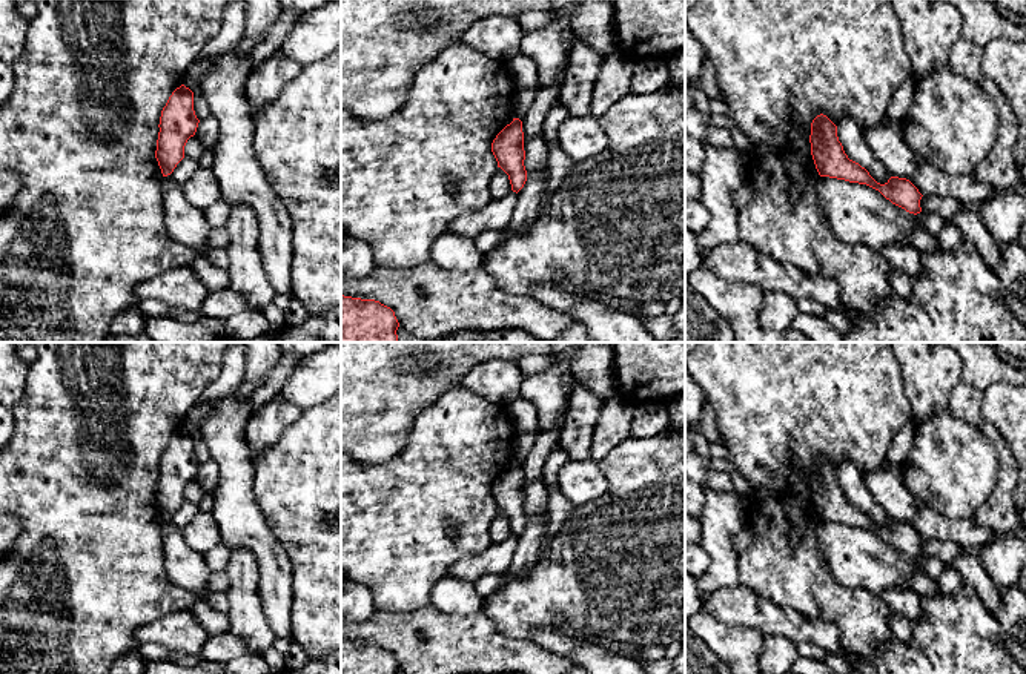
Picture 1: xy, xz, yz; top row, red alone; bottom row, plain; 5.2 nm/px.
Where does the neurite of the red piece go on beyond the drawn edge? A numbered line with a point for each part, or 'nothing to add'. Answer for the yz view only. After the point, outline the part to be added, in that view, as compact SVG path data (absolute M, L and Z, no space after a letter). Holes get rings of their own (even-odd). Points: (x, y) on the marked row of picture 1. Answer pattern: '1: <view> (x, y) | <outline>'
nothing to add

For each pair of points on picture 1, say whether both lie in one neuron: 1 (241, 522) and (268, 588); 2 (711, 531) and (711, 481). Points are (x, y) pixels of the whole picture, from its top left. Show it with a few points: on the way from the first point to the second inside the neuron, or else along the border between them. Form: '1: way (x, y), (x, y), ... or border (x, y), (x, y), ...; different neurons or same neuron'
1: way (258, 539), (268, 550), (268, 571); same neuron
2: border (705, 484), (713, 488), (733, 490); different neurons

